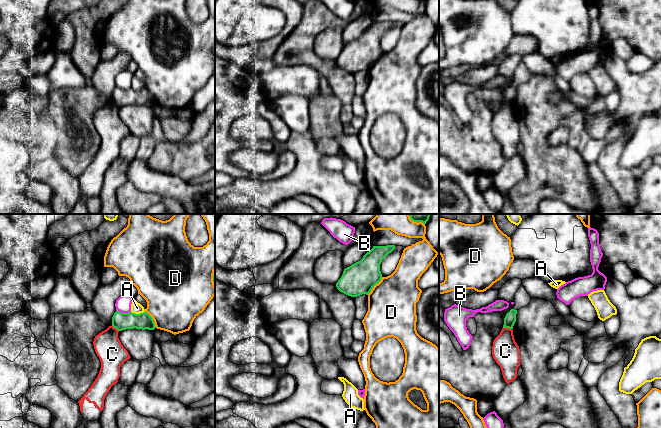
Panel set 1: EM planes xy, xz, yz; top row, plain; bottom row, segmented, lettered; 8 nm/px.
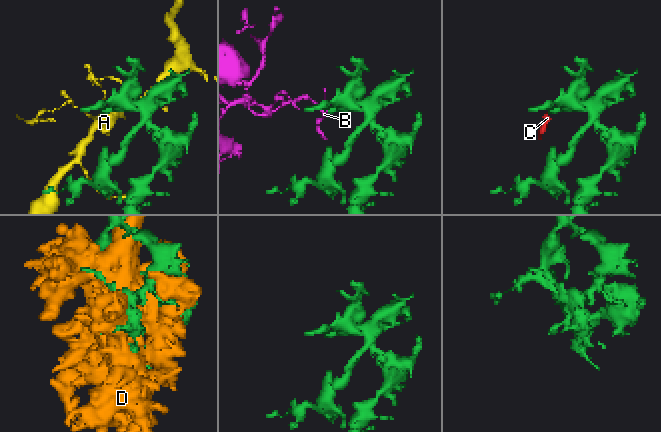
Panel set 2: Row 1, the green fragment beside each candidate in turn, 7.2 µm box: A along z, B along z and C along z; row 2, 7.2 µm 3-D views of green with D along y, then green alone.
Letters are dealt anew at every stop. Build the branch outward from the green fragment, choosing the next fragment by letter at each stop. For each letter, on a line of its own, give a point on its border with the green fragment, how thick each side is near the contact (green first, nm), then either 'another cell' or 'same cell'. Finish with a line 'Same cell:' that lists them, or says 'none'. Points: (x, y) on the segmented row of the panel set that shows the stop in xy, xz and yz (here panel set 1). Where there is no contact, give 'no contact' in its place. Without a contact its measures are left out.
A: xy (138, 314) | 140/90 nm | another cell
B: xy (123, 313) | 140/130 nm | another cell
C: yz (507, 327) | 90/220 nm | another cell
D: xz (374, 285) | 260/380 nm | another cell
Same cell: none

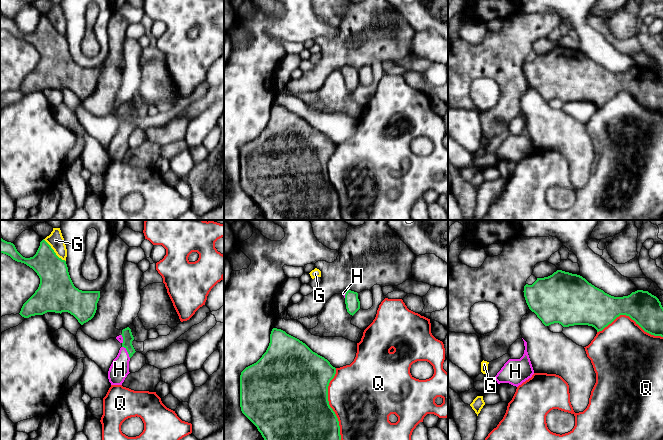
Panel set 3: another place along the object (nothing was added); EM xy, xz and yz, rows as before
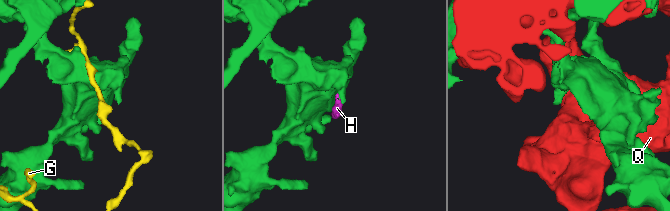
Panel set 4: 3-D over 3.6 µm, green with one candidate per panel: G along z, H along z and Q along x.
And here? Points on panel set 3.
G: xy (53, 251) | 260/120 nm | another cell
H: xy (127, 351) | 80/160 nm | same cell
Q: xz (328, 404) | 500/460 nm | another cell
Same cell: H

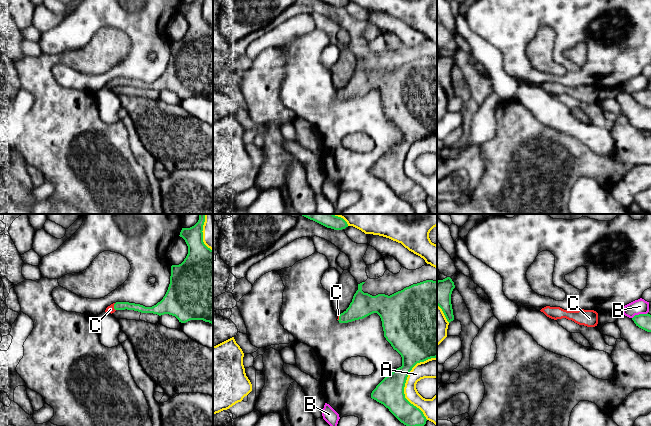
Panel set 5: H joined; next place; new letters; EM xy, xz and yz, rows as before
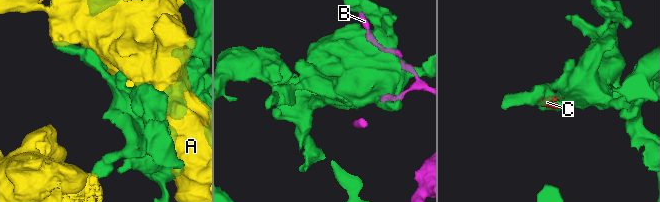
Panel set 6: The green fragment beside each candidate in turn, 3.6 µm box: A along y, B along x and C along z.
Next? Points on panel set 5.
A: xz (405, 382) | 220/160 nm | another cell
B: yz (639, 314) | 120/120 nm | another cell
C: xy (114, 307) | 60/60 nm | same cell
Same cell: C

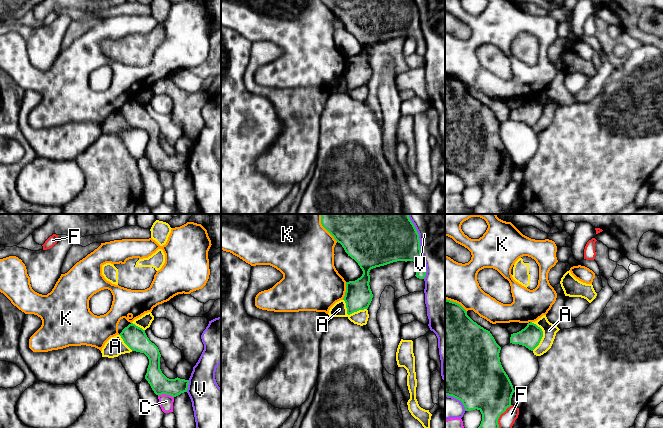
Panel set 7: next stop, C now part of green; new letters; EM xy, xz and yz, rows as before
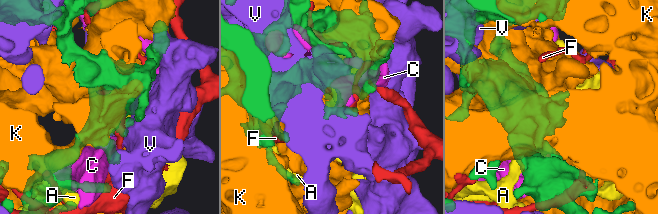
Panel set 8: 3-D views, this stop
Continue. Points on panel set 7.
A: xz (350, 313) | 220/120 nm | another cell
C: xy (166, 394) | 160/110 nm | another cell
F: yz (500, 414) | 380/130 nm | another cell
K: xz (346, 291) | 220/400 nm | another cell
V: xz (419, 246) | 420/420 nm | another cell
Same cell: none

